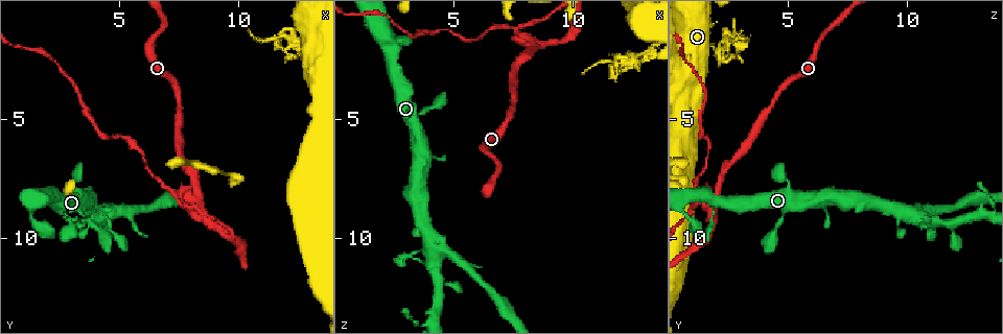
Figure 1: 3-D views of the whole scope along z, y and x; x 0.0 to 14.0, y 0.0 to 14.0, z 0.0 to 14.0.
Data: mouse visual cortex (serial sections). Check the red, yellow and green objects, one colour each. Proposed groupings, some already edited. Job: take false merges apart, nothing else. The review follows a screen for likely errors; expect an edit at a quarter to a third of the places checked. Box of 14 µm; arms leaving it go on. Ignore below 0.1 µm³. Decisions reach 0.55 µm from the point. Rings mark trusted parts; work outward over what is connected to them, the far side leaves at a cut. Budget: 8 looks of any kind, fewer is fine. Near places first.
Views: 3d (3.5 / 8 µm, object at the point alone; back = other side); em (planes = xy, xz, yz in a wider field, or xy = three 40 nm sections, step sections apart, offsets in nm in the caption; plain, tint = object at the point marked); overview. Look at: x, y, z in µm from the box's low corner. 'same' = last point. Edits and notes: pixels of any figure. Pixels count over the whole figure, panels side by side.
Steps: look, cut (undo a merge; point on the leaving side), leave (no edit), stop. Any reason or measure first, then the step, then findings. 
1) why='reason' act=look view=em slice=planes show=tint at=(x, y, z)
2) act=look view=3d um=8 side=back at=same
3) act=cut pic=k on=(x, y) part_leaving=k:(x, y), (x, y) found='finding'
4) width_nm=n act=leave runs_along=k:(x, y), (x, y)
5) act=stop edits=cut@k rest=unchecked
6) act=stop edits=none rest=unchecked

why='thin neck' act=look view=3d um=8 at=(2.8, 9.2, 1.8)

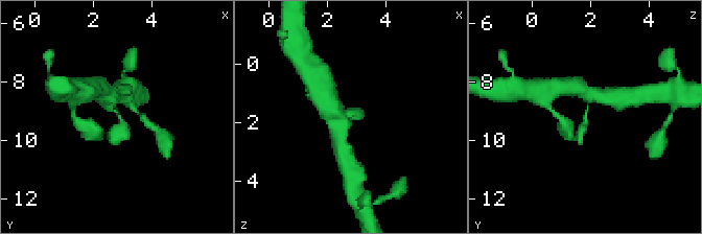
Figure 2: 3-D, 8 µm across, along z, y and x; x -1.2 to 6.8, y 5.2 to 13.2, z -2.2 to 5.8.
act=look view=em slice=planes show=tint at=(2.8, 9.1, 1.9)

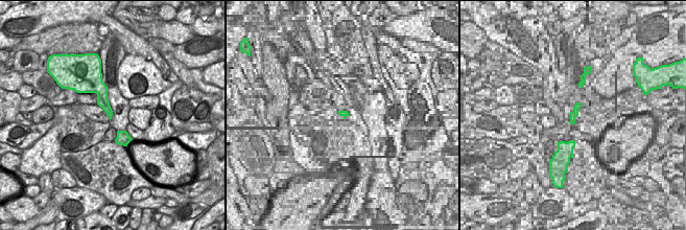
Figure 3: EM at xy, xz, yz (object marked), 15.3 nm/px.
width_nm=160 act=leave runs_along=2:(598, 95), (588, 98), (579, 139) found='continuous, no second cell'

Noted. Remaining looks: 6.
why='three-way junction' act=look view=em slice=planes show=tint at=(4.2, 9.3, 10.8)

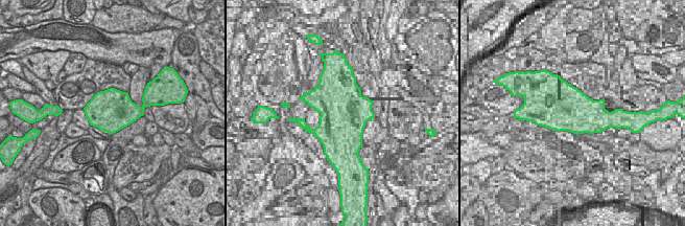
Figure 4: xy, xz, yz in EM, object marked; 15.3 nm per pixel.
act=look view=3d um=3.5 at=same

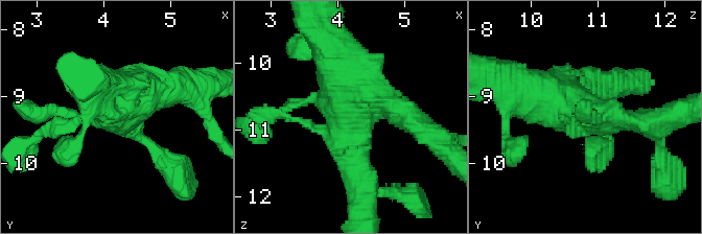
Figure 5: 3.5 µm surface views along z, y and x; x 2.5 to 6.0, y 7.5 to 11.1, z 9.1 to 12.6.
act=leave runs_along=5:(328, 46), (344, 94), (418, 123) found='all the same cell'

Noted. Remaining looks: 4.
why='abrupt turn' act=look view=3d um=3.5 at=(13.3, 2.1, 1.9)

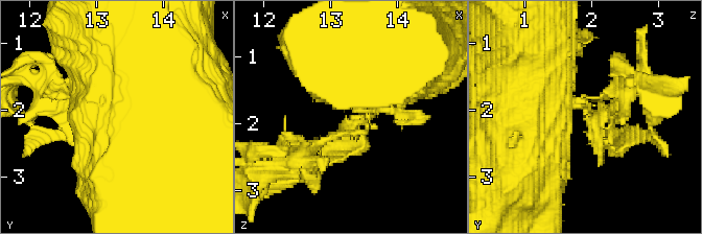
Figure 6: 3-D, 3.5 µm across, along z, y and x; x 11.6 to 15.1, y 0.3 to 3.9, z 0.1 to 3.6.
why='shape alone is not enough' act=look view=em slice=xy step=1 show=tint at=(13.35, 2.15, 2.00)

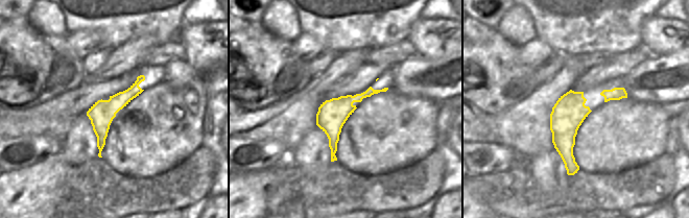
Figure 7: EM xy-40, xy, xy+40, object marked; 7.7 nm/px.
act=cut pic=6 on=(594, 126) part_leaving=6:(574, 102), (592, 119), (619, 102) found='two cells meet here'

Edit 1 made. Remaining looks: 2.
act=stop edits=cut@6 rest=unchecked

